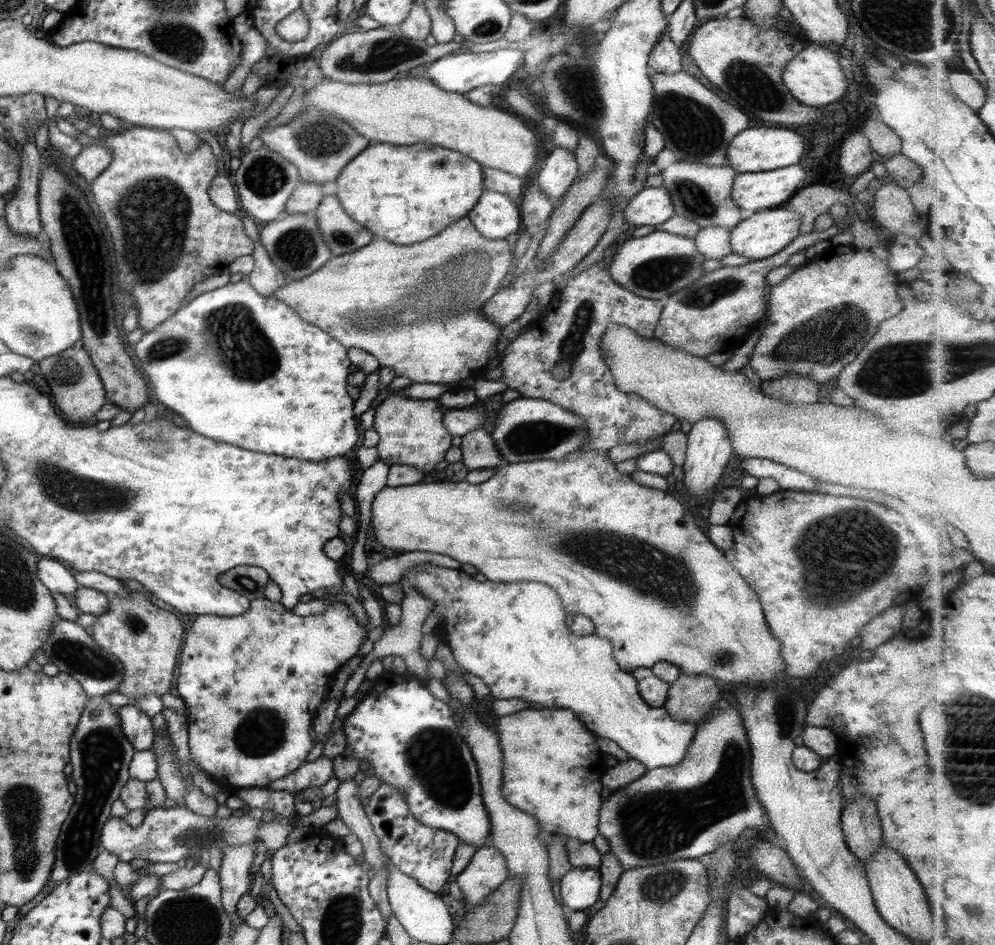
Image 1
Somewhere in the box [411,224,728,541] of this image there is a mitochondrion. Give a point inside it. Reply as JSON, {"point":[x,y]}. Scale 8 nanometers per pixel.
{"point":[540,437]}

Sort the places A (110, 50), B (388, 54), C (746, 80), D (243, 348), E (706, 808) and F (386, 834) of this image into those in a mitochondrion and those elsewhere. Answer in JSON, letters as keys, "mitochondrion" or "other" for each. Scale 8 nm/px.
{"A":"other","B":"mitochondrion","C":"mitochondrion","D":"mitochondrion","E":"mitochondrion","F":"other"}

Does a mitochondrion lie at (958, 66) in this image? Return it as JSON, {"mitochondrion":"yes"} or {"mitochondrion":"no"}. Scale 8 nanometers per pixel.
{"mitochondrion":"no"}

